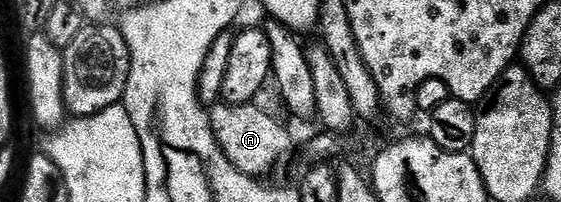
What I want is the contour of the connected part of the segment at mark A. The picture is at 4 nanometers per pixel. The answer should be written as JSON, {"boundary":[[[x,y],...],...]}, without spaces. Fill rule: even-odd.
{"boundary":[[[218,102],[209,111],[213,134],[228,162],[245,175],[260,178],[289,154],[291,148],[294,148],[294,141],[284,124],[278,124],[274,117],[257,106],[255,103],[230,105]]]}

